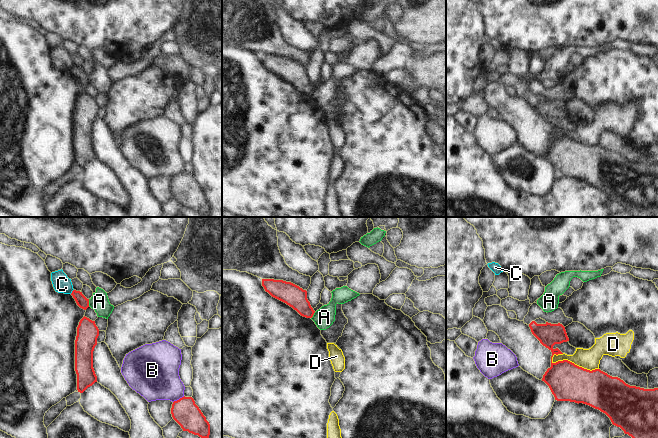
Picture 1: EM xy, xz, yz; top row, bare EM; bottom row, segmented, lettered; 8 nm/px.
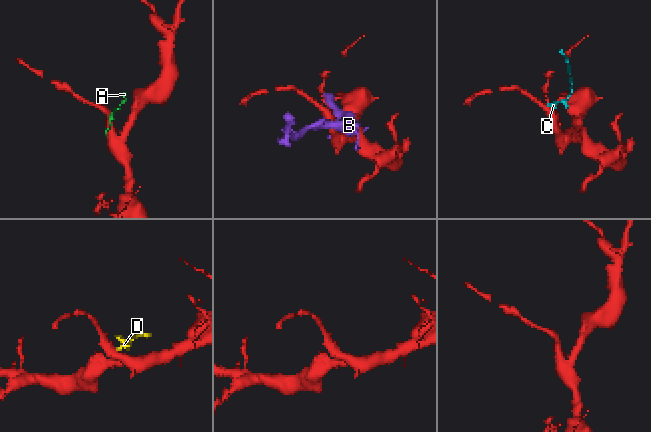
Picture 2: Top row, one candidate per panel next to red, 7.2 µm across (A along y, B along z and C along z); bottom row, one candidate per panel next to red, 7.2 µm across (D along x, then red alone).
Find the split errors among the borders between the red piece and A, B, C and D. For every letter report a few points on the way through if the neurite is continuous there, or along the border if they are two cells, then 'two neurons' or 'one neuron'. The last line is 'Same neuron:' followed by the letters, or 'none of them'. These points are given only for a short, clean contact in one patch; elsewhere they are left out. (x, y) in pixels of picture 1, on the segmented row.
A: border xy (88, 299), (89, 305); two neurons
B: two neurons
C: border xy (73, 289), (70, 293); two neurons
D: border yz (551, 357), (553, 362), (569, 360), (590, 370), (598, 369); two neurons
Same neuron: none of them

